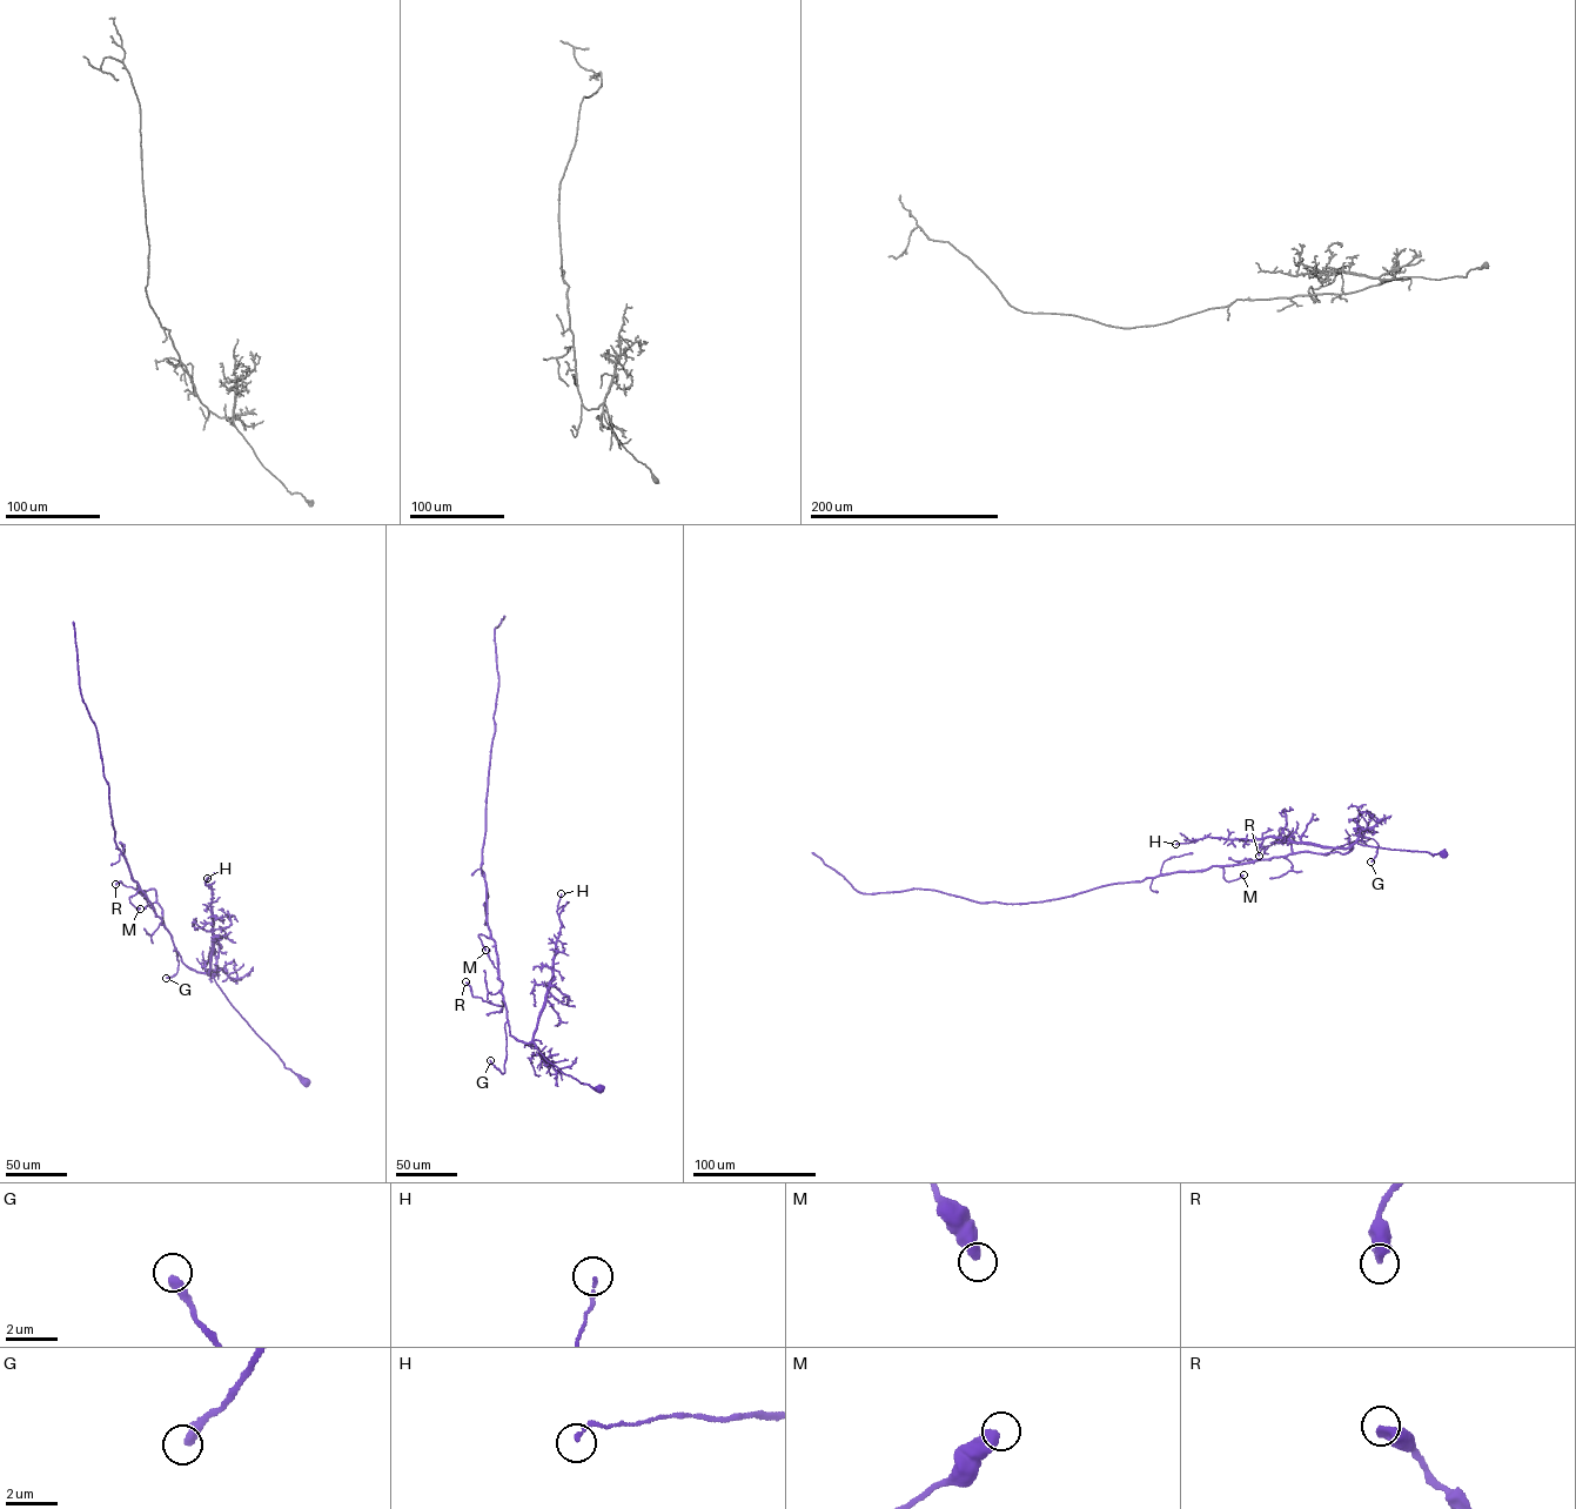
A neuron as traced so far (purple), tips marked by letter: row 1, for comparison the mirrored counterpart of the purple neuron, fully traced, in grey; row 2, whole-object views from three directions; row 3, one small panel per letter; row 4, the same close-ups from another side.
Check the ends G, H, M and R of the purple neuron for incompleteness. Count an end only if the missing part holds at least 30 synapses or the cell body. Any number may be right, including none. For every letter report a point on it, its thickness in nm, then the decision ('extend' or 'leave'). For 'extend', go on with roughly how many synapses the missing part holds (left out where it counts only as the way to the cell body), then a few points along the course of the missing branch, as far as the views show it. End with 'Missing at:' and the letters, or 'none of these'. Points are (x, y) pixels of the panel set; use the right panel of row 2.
G: at (1370, 862); 400 nm thick; leave
H: at (1175, 844); 120 nm thick; leave
M: at (1243, 874); 500 nm thick; leave
R: at (1259, 856); 550 nm thick; leave
Missing at: none of these

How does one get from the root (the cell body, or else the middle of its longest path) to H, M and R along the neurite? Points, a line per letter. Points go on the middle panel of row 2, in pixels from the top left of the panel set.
H: (598, 1088), (563, 1073), (544, 1058), (532, 1040), (551, 981), (561, 926), (557, 912), (561, 893)
M: (598, 1088), (563, 1073), (532, 1043), (524, 1043), (510, 1034), (495, 941), (478, 934), (485, 950)
R: (598, 1088), (563, 1073), (532, 1043), (510, 1034), (504, 1000), (501, 1012), (500, 1006), (473, 997), (465, 981)

